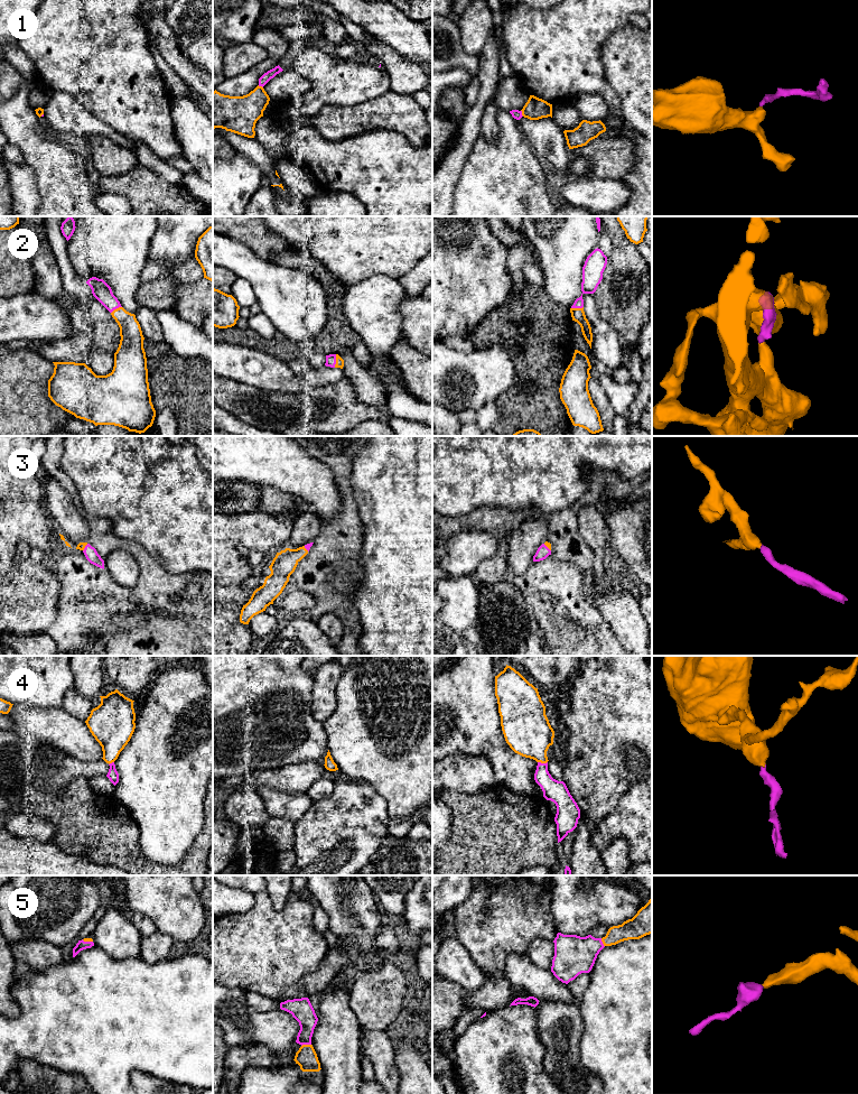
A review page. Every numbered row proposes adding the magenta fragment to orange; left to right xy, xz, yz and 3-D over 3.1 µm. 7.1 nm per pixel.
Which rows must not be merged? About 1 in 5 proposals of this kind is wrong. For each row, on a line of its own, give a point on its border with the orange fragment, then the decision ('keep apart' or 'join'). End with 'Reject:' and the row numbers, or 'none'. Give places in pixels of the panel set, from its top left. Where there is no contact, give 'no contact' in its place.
1: yz (522, 113) | keep apart
2: xz (336, 361) | join
3: xy (84, 547) | join
4: yz (542, 762) | join
5: xz (306, 1045) | join
Reject: 1

